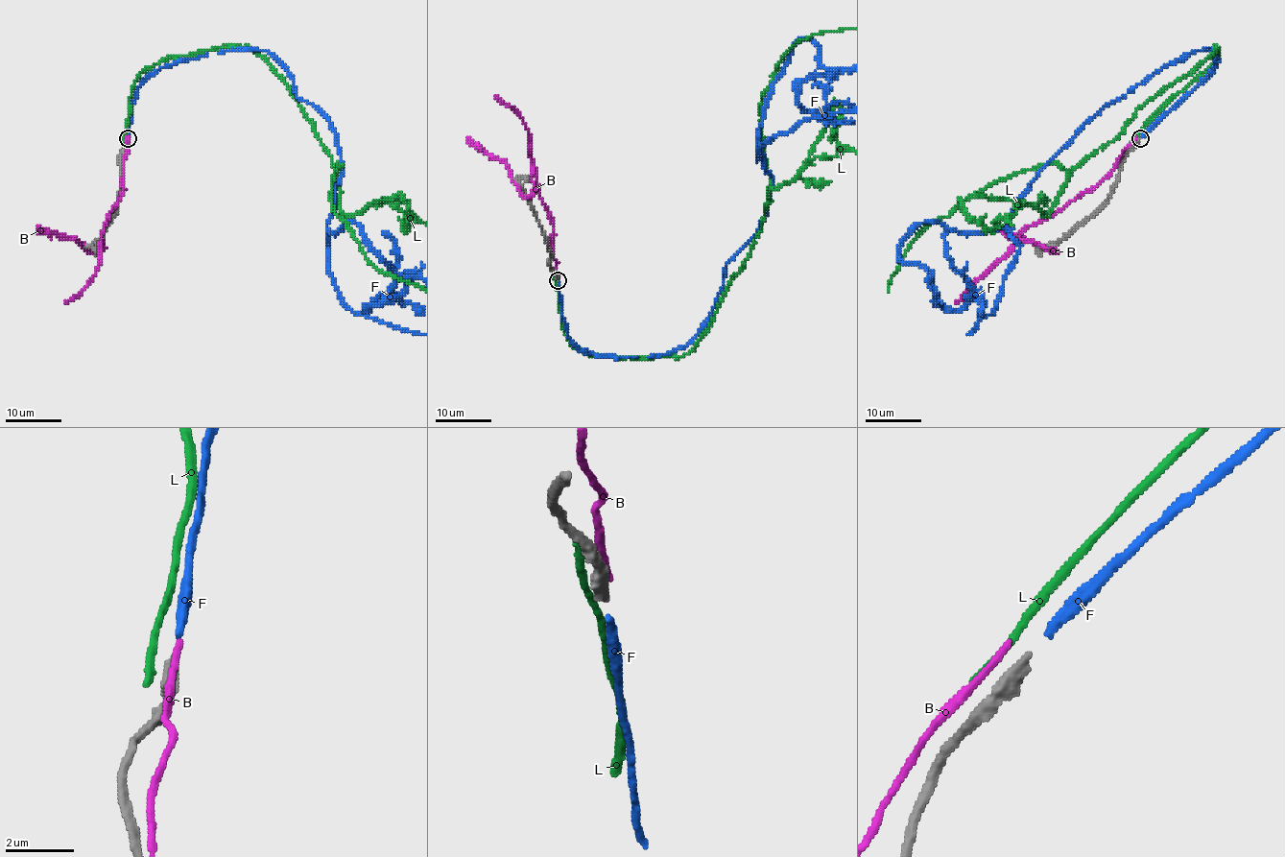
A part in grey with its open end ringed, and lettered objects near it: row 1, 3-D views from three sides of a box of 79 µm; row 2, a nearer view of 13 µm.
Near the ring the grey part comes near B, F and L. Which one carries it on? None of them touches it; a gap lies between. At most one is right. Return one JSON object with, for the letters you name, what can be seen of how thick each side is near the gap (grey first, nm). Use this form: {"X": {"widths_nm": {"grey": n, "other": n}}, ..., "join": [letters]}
{"F": {"widths_nm": {"grey": 340, "other": 280}}, "join": ["F"]}

